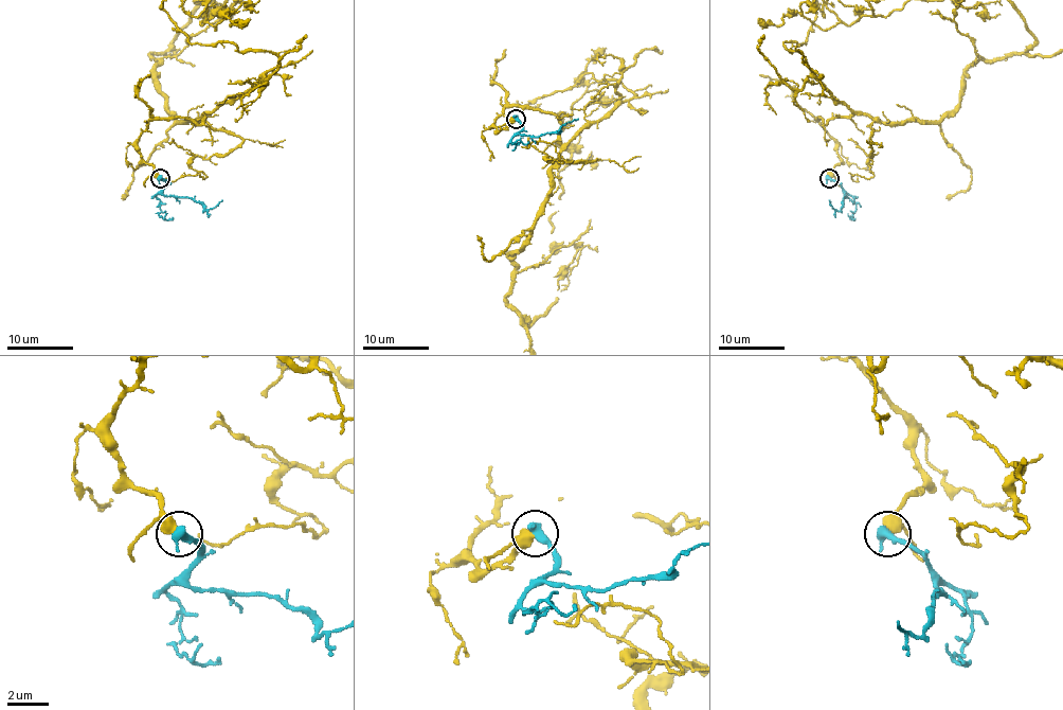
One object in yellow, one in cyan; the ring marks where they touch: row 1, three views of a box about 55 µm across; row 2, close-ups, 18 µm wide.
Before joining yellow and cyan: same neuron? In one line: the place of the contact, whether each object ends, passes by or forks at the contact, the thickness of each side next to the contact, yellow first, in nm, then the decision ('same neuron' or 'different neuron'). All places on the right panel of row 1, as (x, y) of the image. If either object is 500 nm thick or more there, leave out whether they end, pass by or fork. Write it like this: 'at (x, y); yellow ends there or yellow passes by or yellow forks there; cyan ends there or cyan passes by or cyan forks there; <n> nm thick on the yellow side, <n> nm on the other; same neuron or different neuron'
at (829, 178); 600 nm thick on the yellow side, 500 nm on the other; different neuron

